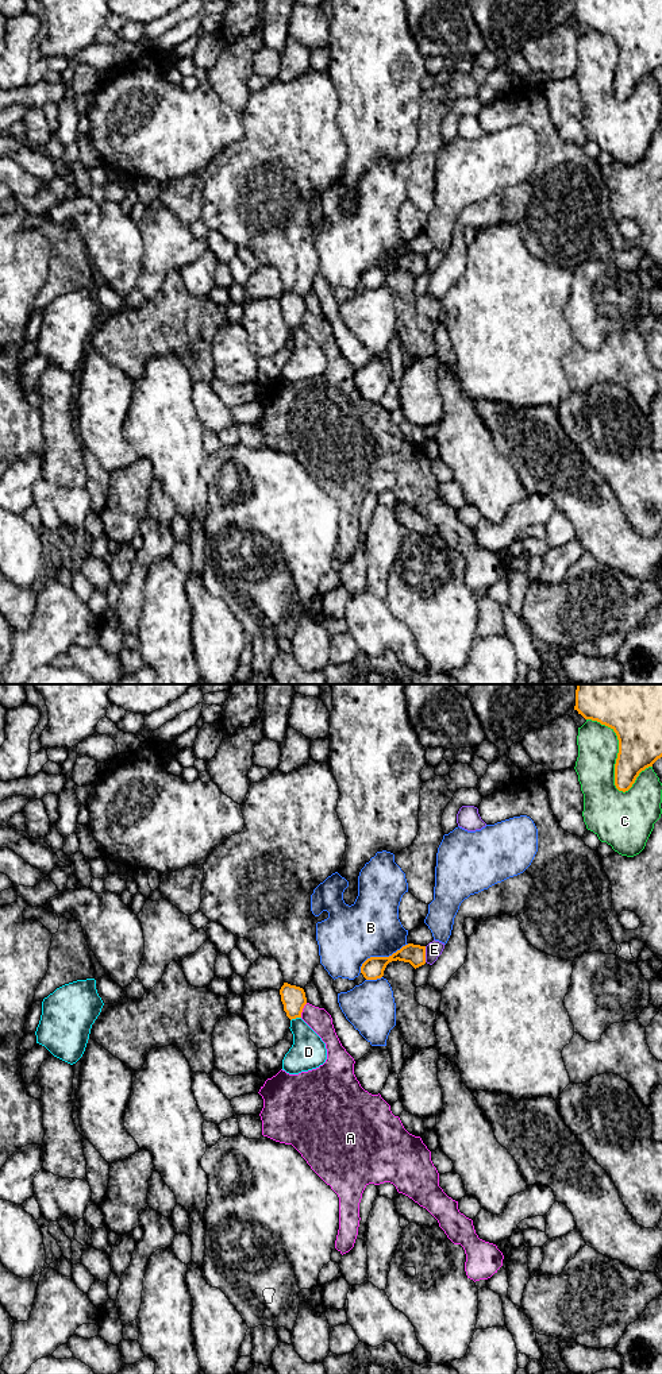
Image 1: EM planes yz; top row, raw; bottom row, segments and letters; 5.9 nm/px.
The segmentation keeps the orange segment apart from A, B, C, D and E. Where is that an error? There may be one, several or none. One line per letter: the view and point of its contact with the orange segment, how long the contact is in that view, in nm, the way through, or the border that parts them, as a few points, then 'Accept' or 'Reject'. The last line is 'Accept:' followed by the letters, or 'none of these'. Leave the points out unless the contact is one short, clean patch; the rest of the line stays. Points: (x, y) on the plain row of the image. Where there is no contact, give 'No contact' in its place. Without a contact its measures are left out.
A: Touches orange at yz (301, 319). Shared border 100 nm. Boundary: yz (307, 312), (300, 325). Reject
B: Touches orange at yz (381, 266). Shared border 340 nm. Reject
C: Touches orange at yz (619, 61). Shared border 500 nm. Reject
D: Touches orange at yz (295, 327). Shared border 70 nm. Reject
E: Touches orange at yz (424, 263). Shared border 100 nm. Reject
Accept: none of these

